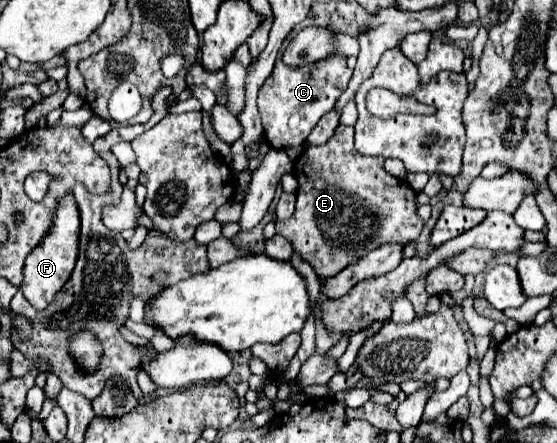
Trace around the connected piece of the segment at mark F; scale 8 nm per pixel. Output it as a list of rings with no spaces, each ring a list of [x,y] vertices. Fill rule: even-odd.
[[[66,193],[64,197],[60,197],[60,201],[56,205],[54,221],[52,221],[46,237],[40,241],[38,247],[34,247],[30,251],[30,255],[26,257],[26,263],[24,263],[24,283],[22,283],[20,291],[36,309],[46,309],[50,305],[50,301],[56,297],[56,293],[60,291],[60,287],[64,285],[64,281],[68,281],[68,277],[76,265],[76,257],[78,257],[78,235],[80,235],[78,205],[74,201],[74,195]]]

